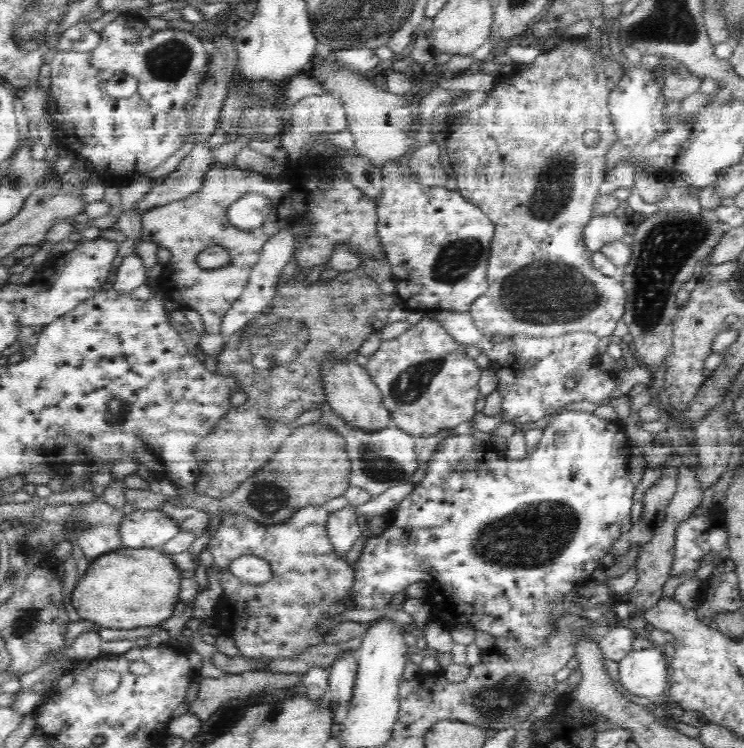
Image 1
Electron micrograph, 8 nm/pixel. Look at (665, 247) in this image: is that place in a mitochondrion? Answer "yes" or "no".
yes

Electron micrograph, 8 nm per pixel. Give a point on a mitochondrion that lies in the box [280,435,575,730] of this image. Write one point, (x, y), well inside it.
(498, 699)

